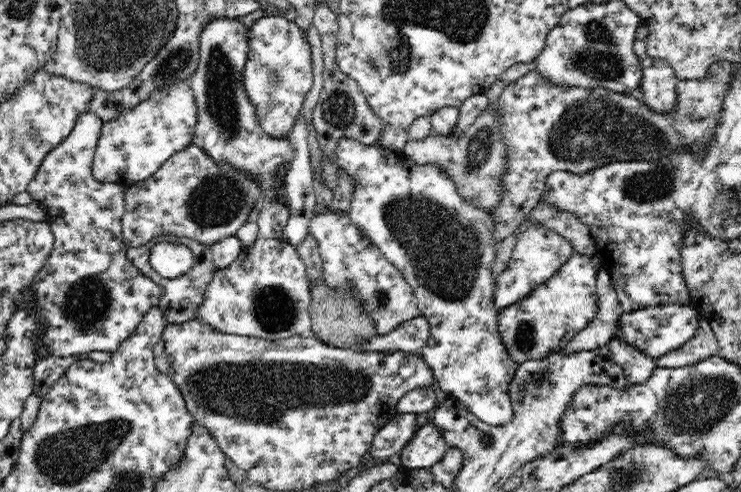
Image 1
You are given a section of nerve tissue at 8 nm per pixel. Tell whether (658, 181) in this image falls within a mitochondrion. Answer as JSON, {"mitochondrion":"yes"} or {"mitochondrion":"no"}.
{"mitochondrion":"yes"}

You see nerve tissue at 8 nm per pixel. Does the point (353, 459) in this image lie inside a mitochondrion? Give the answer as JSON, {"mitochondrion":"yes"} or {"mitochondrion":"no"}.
{"mitochondrion":"no"}

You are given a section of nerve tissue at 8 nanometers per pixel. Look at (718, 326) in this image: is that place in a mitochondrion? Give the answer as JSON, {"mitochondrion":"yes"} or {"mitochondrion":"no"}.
{"mitochondrion":"no"}

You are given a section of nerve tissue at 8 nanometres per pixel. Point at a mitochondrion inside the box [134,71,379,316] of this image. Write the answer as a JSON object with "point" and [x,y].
{"point":[217,200]}

